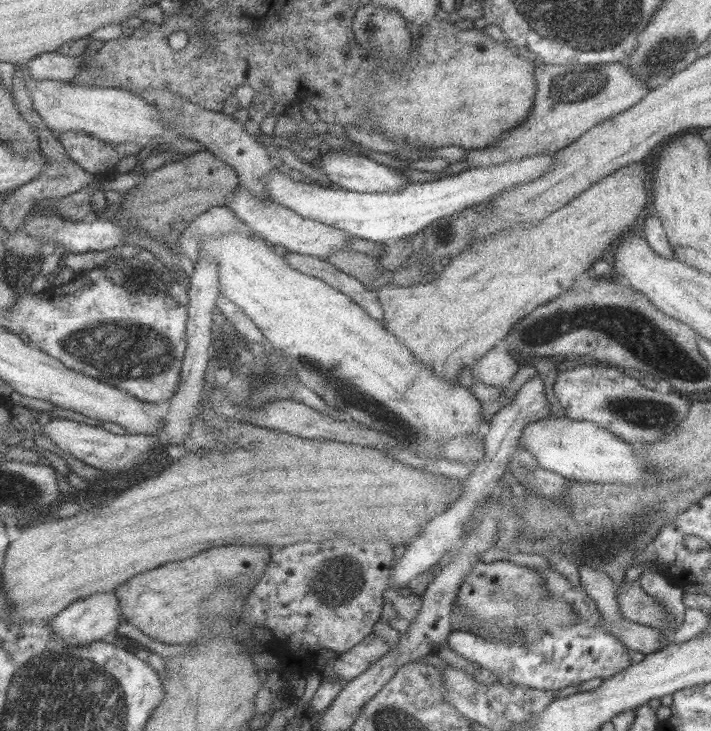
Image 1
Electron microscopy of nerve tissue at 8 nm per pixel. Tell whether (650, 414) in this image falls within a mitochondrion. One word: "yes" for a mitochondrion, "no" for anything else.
yes

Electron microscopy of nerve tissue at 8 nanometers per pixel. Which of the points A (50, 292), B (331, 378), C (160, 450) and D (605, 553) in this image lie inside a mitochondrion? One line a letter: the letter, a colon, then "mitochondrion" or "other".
A: other
B: mitochondrion
C: other
D: mitochondrion

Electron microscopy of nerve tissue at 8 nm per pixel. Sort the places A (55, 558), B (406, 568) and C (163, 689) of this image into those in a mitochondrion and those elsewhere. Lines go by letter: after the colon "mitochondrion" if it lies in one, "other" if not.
A: other
B: other
C: other

